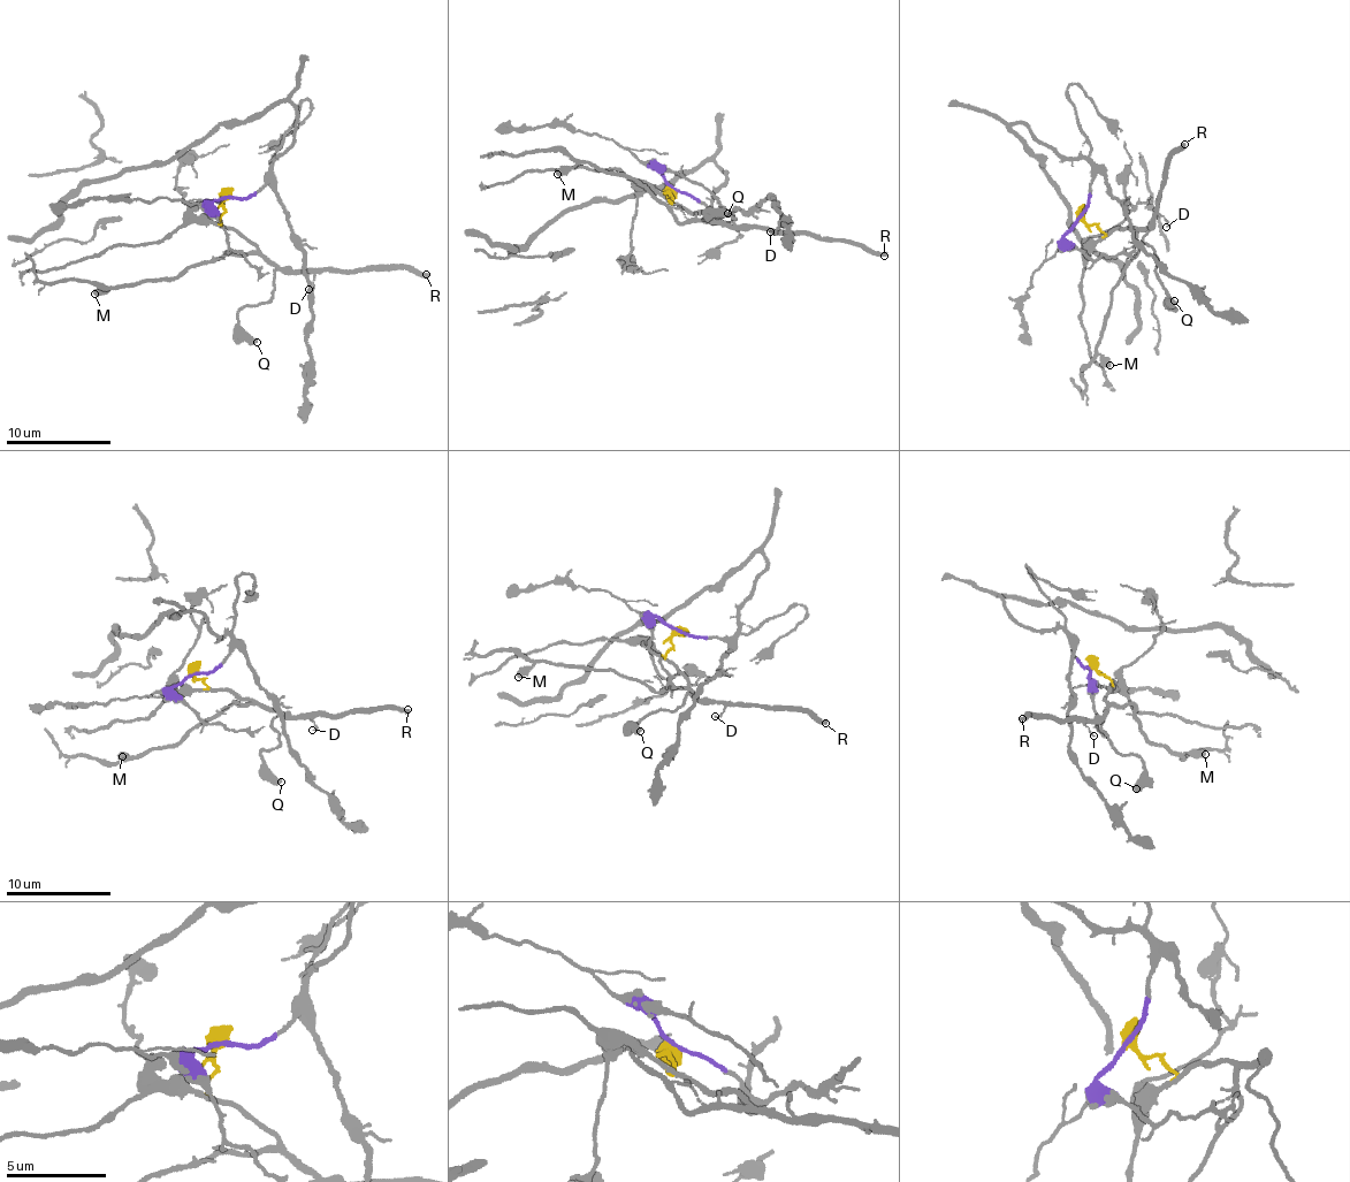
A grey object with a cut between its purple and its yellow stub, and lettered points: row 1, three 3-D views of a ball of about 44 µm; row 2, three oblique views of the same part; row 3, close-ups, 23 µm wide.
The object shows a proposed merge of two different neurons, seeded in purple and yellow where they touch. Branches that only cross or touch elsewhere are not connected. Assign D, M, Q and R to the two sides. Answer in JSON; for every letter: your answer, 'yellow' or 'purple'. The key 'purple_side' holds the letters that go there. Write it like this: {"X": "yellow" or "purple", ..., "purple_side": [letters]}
{"D": "yellow", "M": "yellow", "Q": "yellow", "R": "yellow", "purple_side": []}

